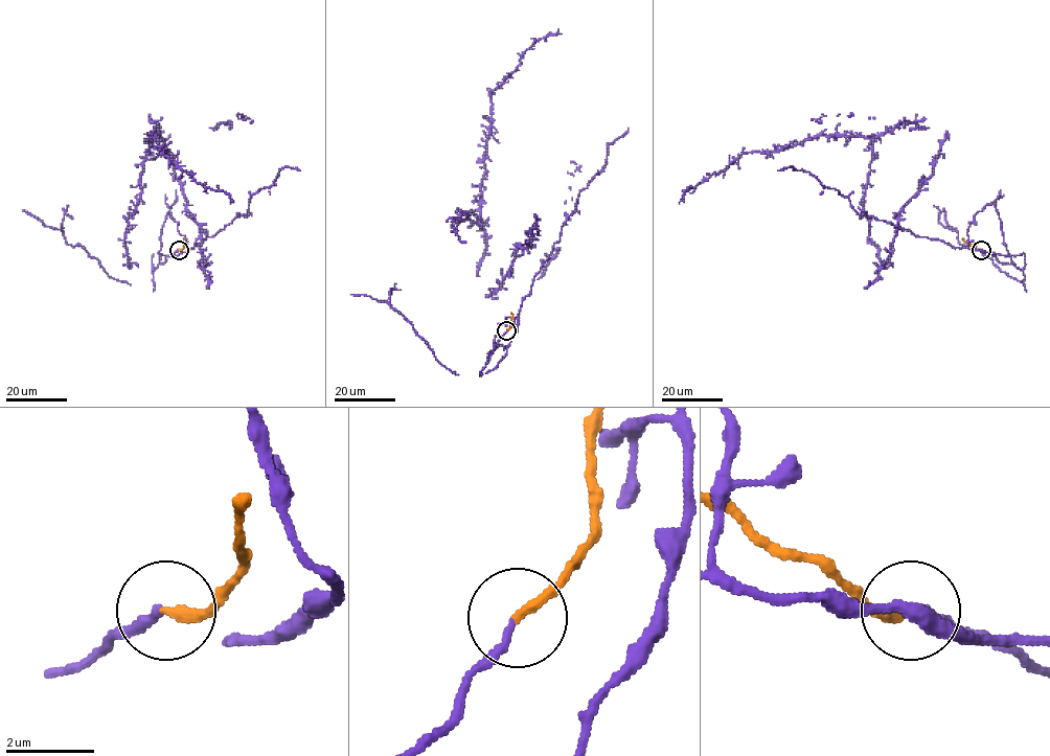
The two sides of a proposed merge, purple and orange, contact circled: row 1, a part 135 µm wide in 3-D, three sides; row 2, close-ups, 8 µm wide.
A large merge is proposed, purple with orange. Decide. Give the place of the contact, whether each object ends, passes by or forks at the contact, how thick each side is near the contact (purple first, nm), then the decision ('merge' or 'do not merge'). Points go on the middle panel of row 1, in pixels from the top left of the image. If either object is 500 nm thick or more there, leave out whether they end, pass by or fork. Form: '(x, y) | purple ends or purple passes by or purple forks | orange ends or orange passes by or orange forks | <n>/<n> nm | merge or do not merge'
(506, 330) | purple ends | orange ends | 170/240 nm | merge

